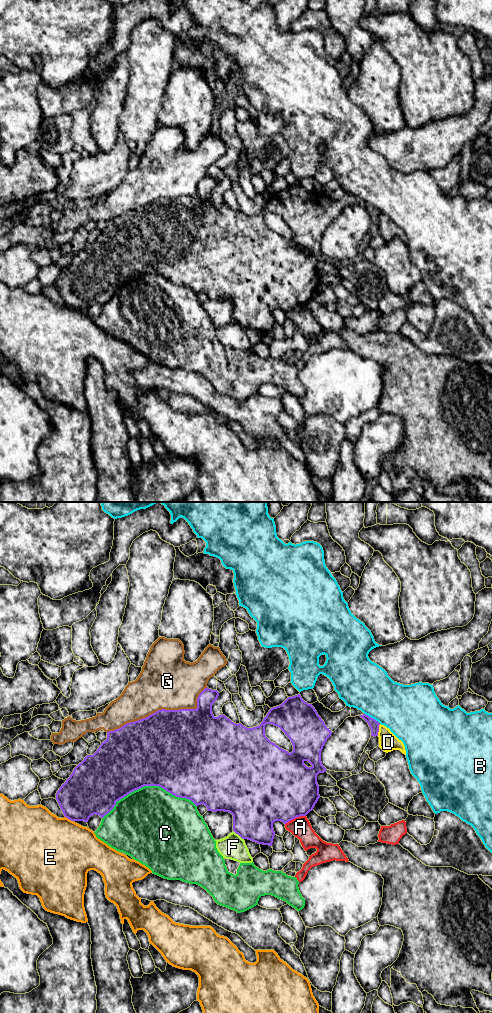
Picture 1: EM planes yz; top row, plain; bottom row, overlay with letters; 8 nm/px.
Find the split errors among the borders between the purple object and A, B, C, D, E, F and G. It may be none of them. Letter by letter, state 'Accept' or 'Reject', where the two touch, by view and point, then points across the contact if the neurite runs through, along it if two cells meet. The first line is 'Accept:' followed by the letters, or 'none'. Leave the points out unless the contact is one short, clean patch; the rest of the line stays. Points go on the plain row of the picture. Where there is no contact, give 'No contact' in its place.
Accept: none
A: Reject. Touches purple at yz (295, 305). Boundary: yz (305, 303), (294, 305), (285, 312)
B: Reject. Touches purple at yz (372, 206)
C: Reject. Touches purple at yz (148, 273)
D: Reject. Touches purple at yz (378, 218)
E: Reject. Touches purple at yz (69, 307)
F: Reject. Touches purple at yz (238, 322)
G: Reject. Touches purple at yz (162, 197)

